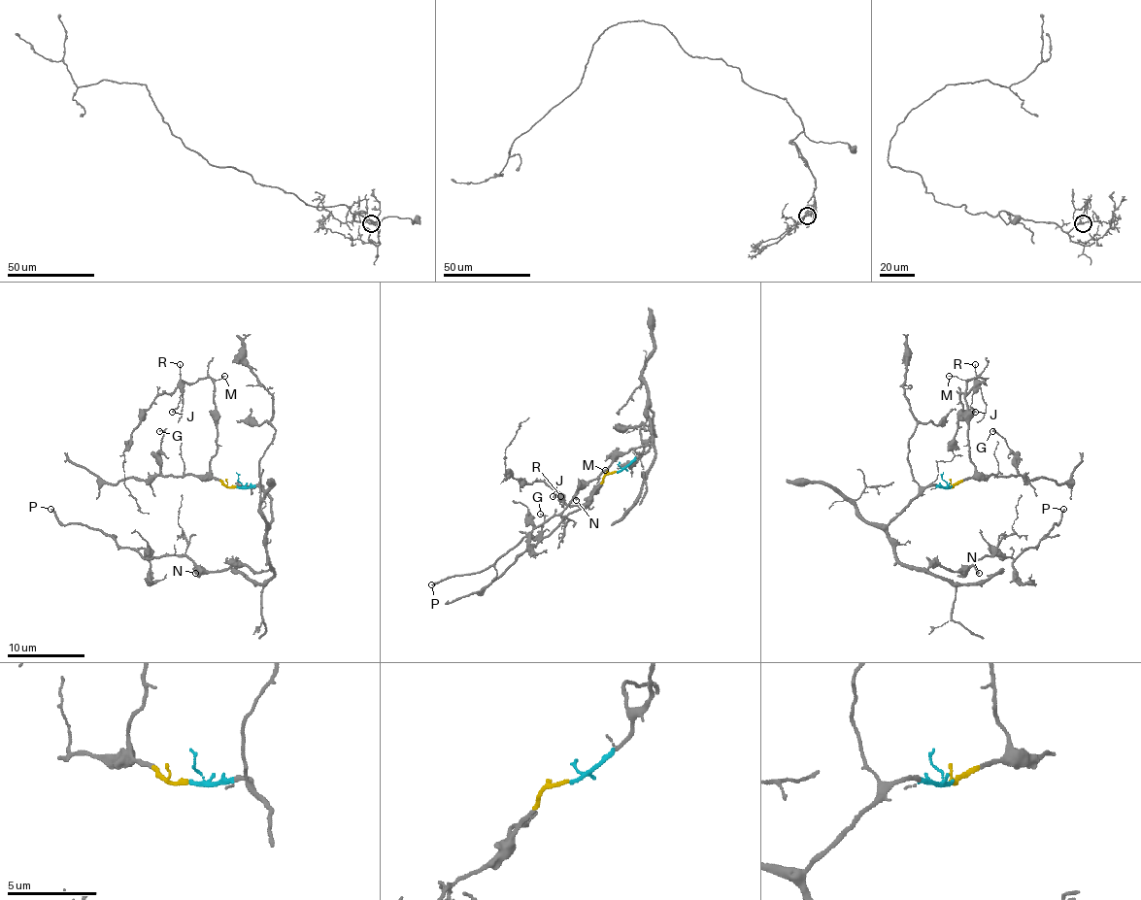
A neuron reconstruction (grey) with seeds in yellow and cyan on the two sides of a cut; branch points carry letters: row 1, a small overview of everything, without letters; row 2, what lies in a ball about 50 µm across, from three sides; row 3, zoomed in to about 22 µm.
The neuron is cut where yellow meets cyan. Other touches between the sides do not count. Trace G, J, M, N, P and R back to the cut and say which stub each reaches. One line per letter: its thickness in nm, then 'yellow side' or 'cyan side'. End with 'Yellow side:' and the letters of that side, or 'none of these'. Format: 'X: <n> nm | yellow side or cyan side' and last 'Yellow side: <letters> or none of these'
G: 140 nm | yellow side
J: 120 nm | yellow side
M: 80 nm | yellow side
N: 160 nm | cyan side
P: 200 nm | cyan side
R: 90 nm | yellow side
Yellow side: G, J, M, R

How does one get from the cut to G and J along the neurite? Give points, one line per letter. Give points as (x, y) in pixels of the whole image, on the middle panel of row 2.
G: (616, 471), (608, 473), (602, 484), (577, 510), (544, 537), (540, 535), (544, 523), (544, 516), (540, 514)
J: (616, 471), (608, 473), (579, 506), (567, 504), (561, 492), (553, 496)

